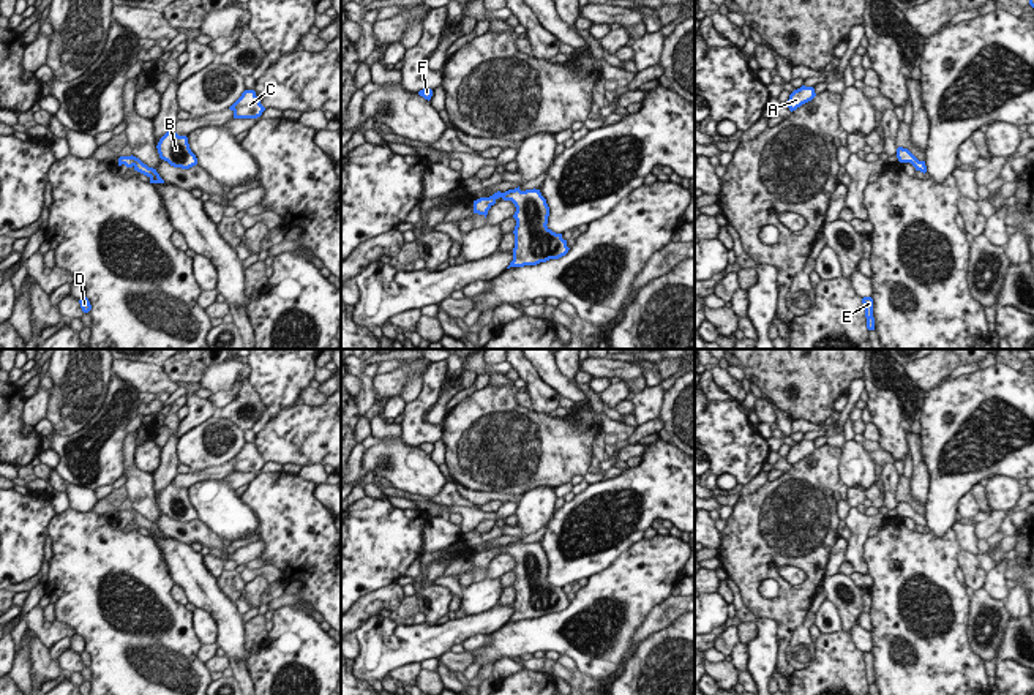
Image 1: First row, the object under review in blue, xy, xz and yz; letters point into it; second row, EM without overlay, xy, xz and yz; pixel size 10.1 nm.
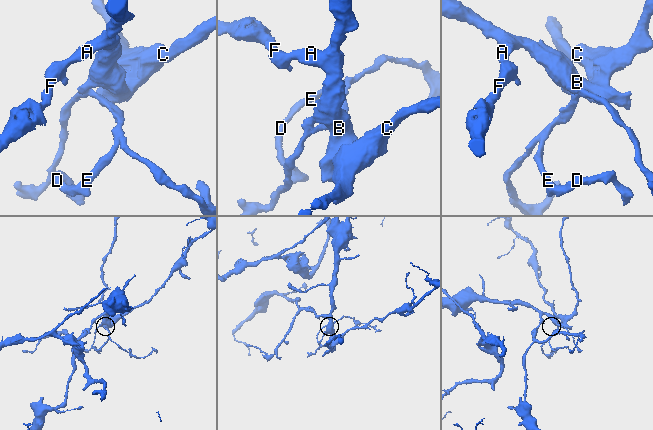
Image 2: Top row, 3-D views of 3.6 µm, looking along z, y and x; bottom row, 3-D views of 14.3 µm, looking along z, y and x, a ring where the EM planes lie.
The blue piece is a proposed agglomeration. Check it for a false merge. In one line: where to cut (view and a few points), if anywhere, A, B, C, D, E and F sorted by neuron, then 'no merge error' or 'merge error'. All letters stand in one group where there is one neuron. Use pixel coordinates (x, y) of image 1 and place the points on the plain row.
cut in xy along (131, 509), (134, 518); A B C F / D E; merge error

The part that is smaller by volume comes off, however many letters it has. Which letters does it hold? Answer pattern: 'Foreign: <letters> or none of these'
Foreign: D, E

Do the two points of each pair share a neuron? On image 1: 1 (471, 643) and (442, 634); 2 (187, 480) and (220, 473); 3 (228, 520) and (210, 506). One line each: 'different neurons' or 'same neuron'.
1: different neurons
2: same neuron
3: same neuron

